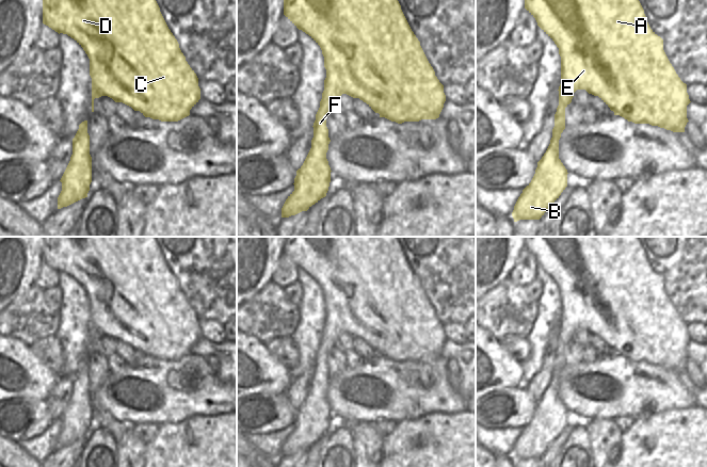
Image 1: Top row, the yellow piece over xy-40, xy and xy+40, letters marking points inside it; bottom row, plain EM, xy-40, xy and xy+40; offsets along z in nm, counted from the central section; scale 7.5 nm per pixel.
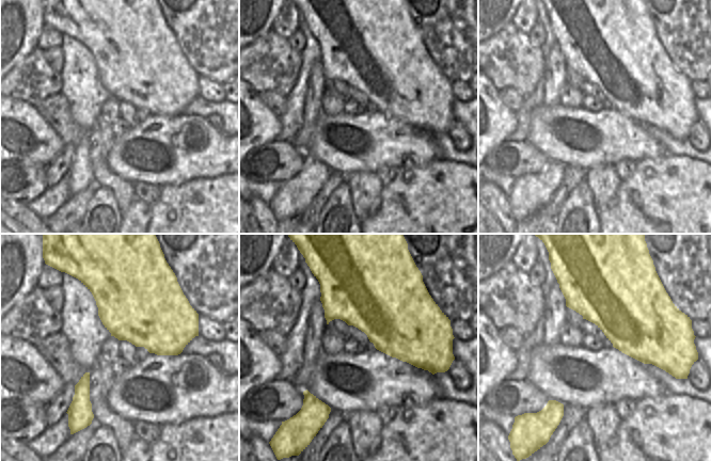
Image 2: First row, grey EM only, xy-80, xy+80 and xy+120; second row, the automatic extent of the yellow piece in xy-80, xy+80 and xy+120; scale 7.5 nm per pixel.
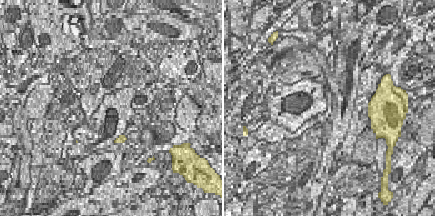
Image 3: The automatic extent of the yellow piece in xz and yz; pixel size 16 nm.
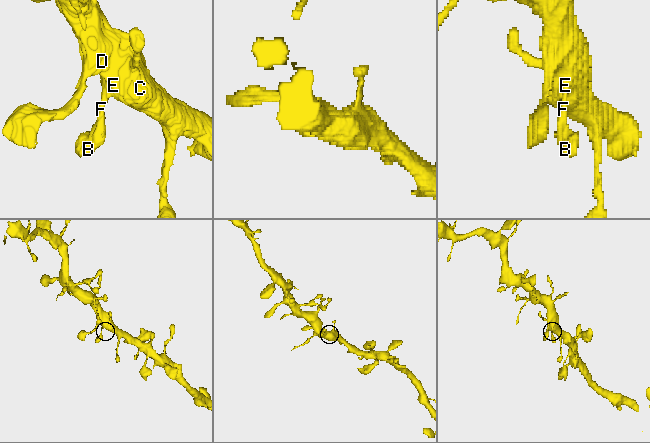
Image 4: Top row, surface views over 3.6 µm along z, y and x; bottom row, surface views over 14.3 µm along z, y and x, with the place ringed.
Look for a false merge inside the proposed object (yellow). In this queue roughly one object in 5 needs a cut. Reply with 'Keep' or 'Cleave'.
Keep.

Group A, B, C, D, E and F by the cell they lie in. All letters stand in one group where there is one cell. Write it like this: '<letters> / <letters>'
A B C D E F

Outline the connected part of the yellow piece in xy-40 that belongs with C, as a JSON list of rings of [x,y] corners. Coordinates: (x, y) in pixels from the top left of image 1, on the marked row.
[[[43,0],[43,23],[59,34],[74,38],[87,54],[92,78],[92,112],[94,99],[108,96],[115,102],[140,111],[145,117],[178,122],[189,116],[190,110],[200,99],[198,78],[186,61],[156,0]]]

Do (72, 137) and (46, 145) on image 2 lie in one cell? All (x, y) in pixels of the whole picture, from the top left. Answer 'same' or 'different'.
different

